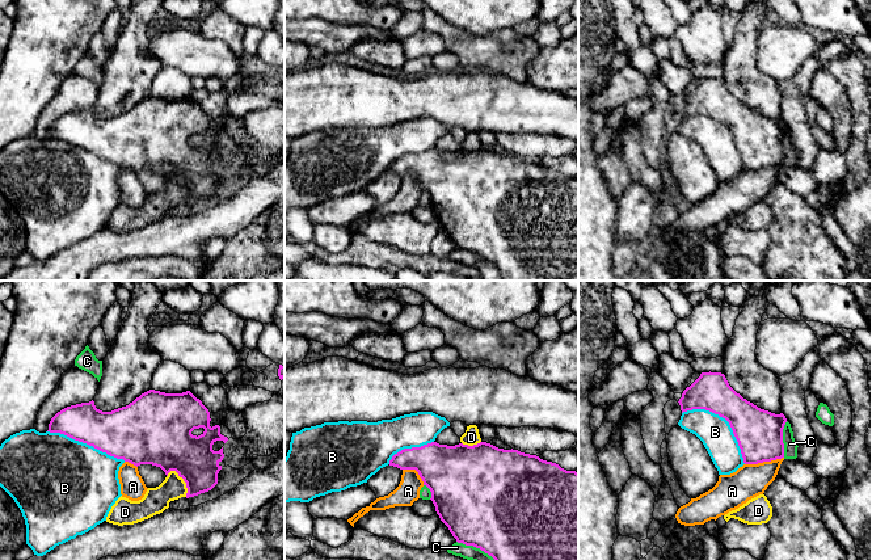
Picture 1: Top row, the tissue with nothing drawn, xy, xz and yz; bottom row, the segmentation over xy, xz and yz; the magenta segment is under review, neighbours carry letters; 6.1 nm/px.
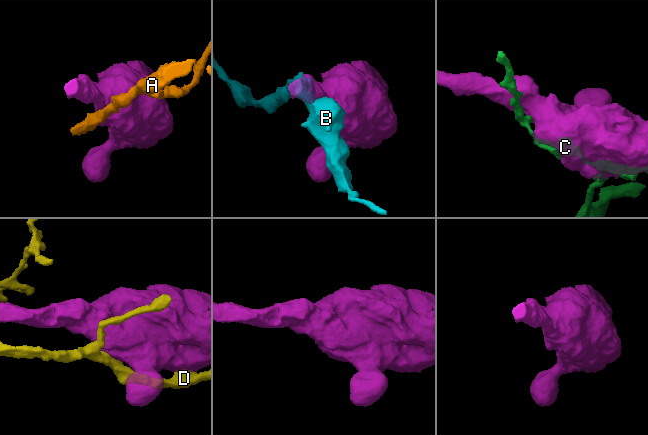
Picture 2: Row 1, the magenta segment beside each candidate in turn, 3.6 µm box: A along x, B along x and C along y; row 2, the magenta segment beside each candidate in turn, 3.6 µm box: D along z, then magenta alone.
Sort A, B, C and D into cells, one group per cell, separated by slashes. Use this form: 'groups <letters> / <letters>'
groups A / B / C / D

